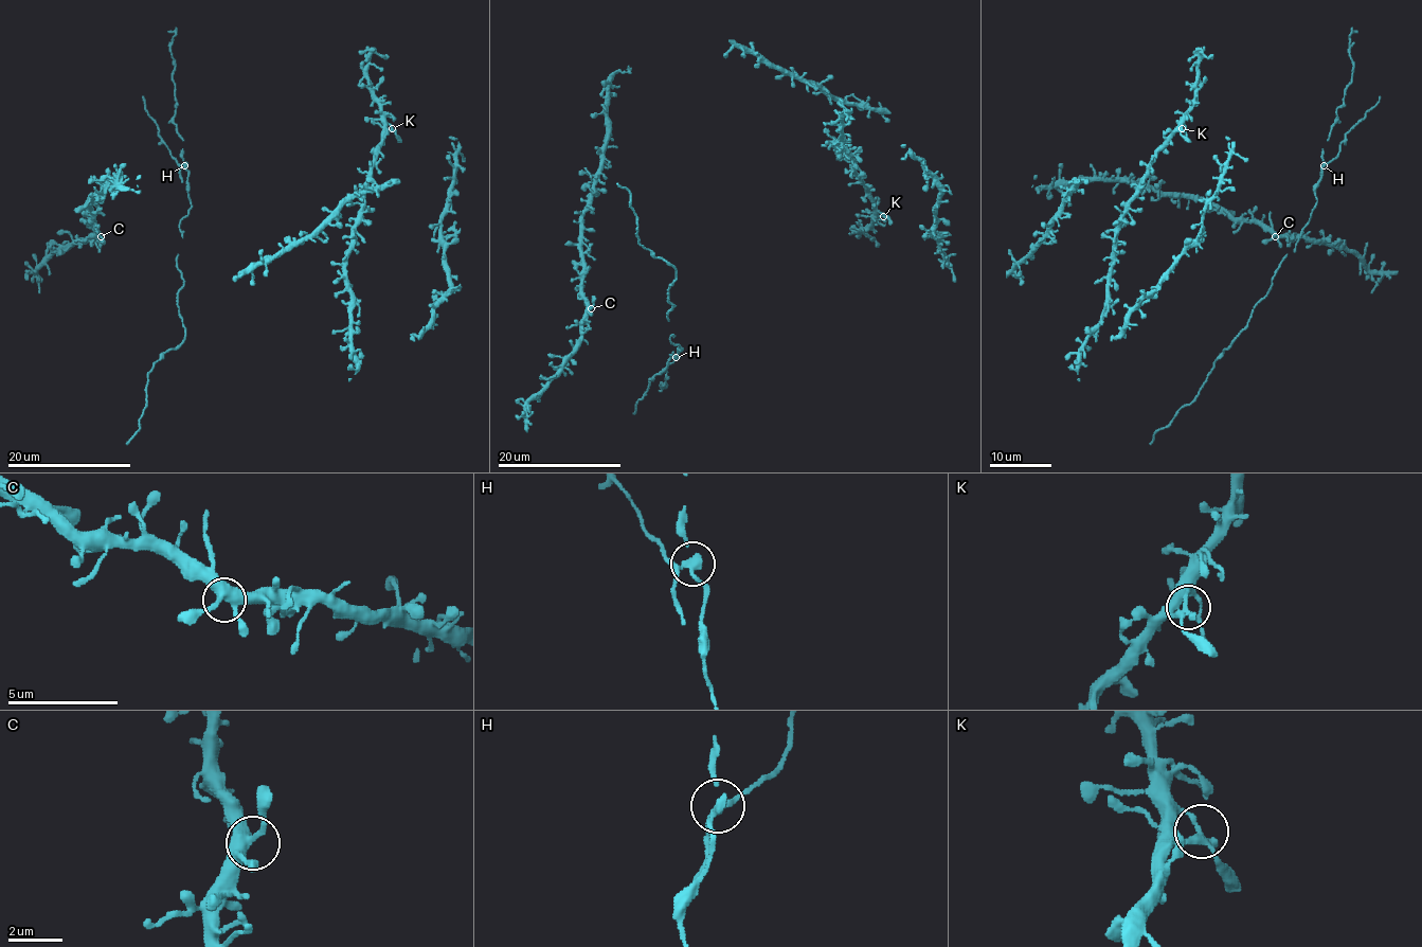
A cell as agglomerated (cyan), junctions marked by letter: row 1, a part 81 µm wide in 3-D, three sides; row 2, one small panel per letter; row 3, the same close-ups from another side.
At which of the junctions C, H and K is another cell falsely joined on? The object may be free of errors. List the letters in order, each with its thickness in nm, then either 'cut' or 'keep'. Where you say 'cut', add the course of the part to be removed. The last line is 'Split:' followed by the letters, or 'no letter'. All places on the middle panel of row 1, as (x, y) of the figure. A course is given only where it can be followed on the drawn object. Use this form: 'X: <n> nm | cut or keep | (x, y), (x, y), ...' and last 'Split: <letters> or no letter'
C: 380 nm | keep
H: 240 nm | cut | (676, 357), (671, 357), (662, 371), (651, 378), (632, 414)
K: 240 nm | keep
Split: H

